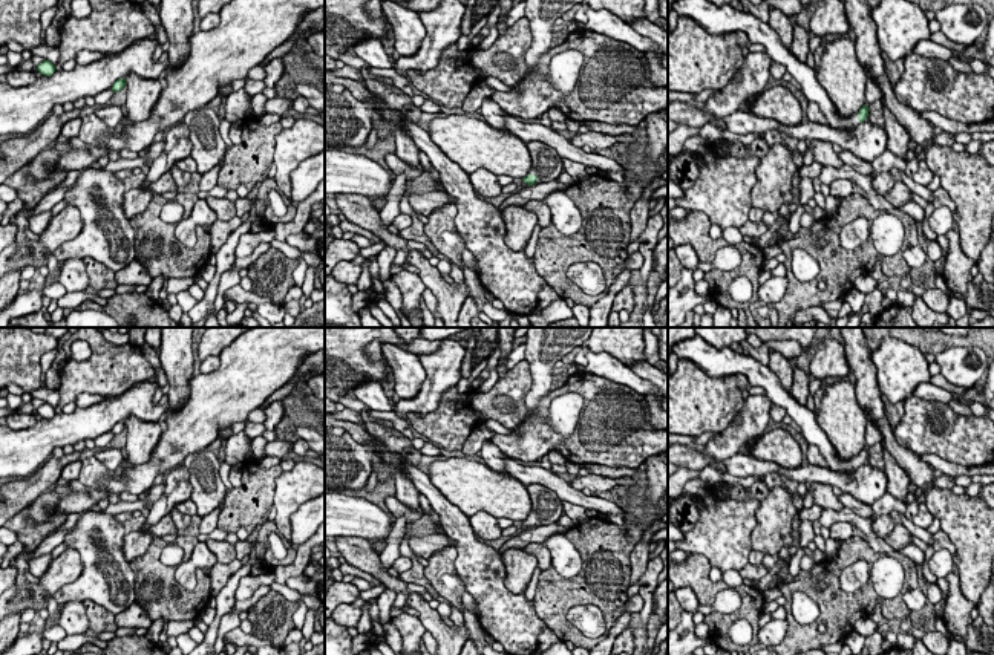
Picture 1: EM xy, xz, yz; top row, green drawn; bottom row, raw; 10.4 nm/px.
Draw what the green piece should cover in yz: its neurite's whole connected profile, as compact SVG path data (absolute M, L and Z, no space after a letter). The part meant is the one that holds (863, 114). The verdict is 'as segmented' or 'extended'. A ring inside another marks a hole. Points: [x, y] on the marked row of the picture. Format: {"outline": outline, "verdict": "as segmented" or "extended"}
{"outline": "M675 0L672 9L678 15L688 15L703 26L709 34L726 34L743 31L752 44L760 44L773 63L780 63L799 83L809 103L816 103L824 113L827 124L833 129L853 130L868 116L867 104L852 116L839 116L827 92L818 84L815 69L798 61L787 49L780 35L752 14L737 11L731 5L721 8L708 0Z", "verdict": "extended"}

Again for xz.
{"outline": "M530 141L527 148L531 156L531 168L522 181L527 185L557 181L564 171L562 158L559 153L539 141Z", "verdict": "extended"}

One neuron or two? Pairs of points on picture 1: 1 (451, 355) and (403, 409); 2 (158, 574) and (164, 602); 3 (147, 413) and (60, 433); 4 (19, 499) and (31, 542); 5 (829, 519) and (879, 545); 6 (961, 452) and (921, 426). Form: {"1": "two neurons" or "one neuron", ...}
{"1": "one neuron", "2": "one neuron", "3": "one neuron", "4": "two neurons", "5": "one neuron", "6": "one neuron"}

